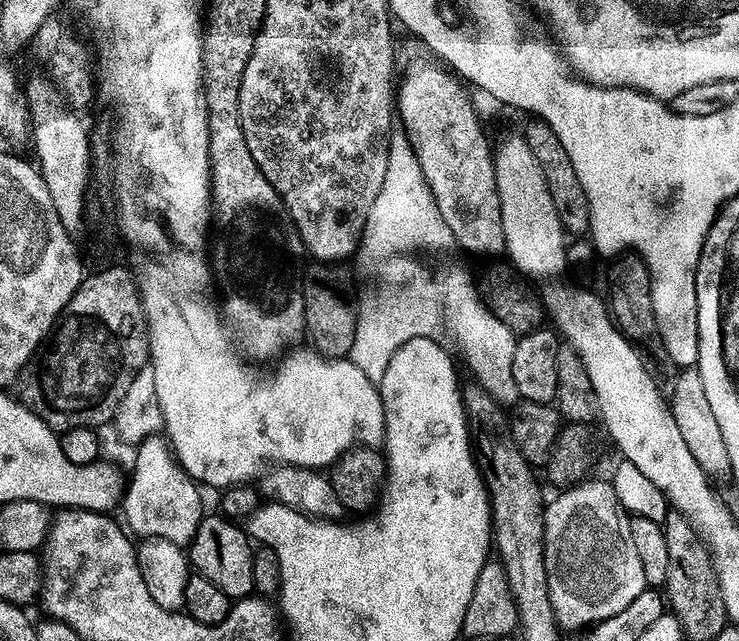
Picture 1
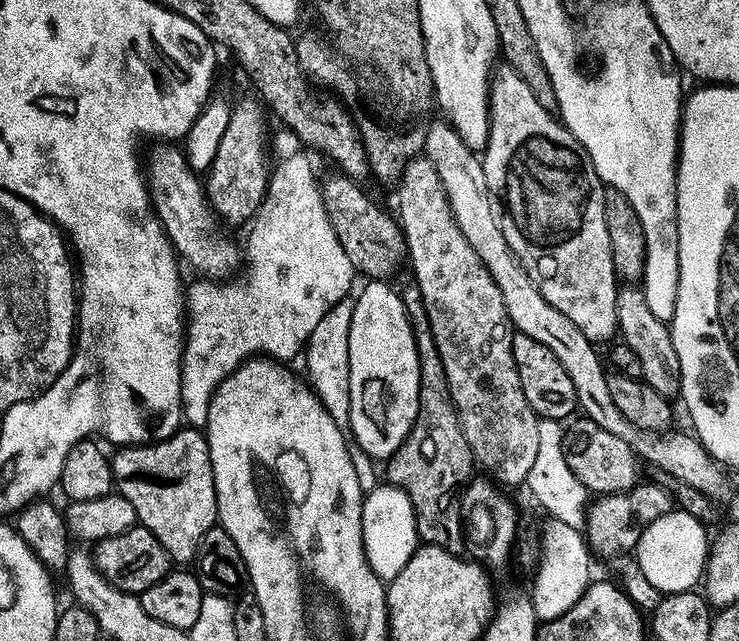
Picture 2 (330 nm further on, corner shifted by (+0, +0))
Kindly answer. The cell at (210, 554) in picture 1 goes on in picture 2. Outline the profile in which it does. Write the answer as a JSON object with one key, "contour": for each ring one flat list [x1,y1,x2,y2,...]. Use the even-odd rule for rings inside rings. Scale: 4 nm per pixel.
{"contour":[[184,426,164,440,124,446,117,452,120,453,111,457,114,488,119,495,126,498,126,502,130,502,130,506,134,506,139,527,150,530,150,534,154,534,154,538,162,542,166,554,170,554,177,565,187,565,184,564,187,560,195,561,206,530,217,527,218,524,214,470,210,462,207,435,199,428]]}

